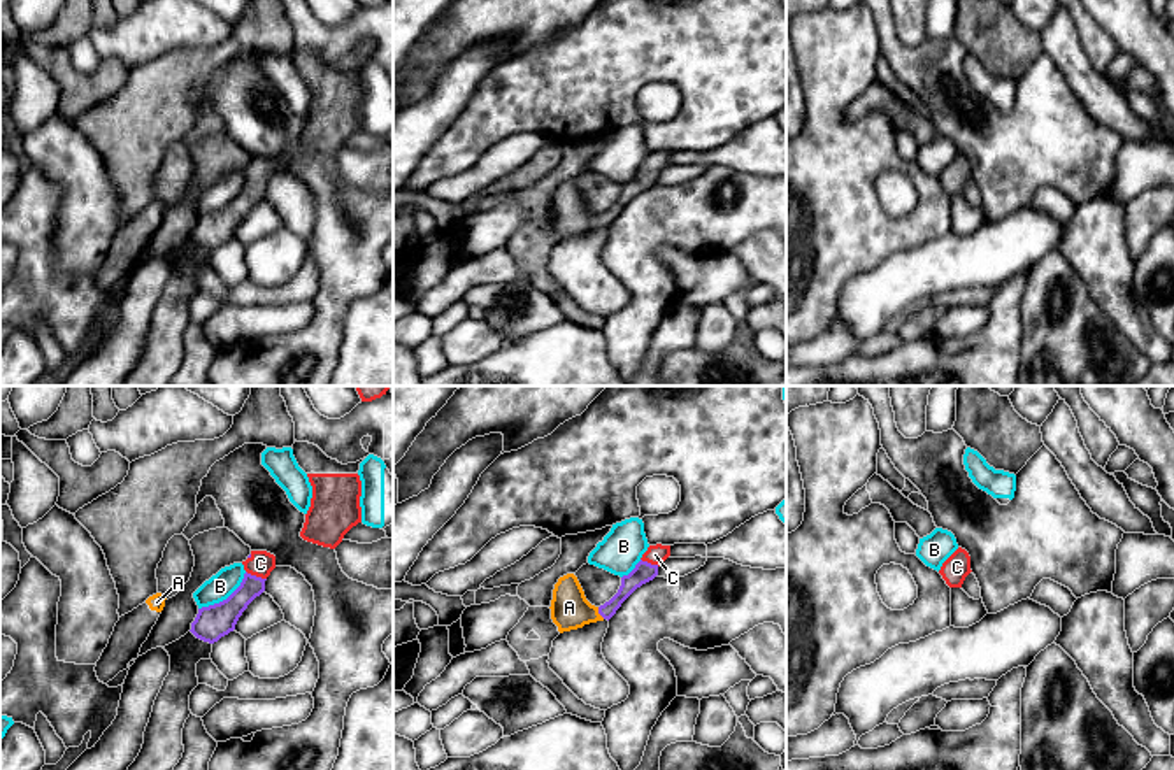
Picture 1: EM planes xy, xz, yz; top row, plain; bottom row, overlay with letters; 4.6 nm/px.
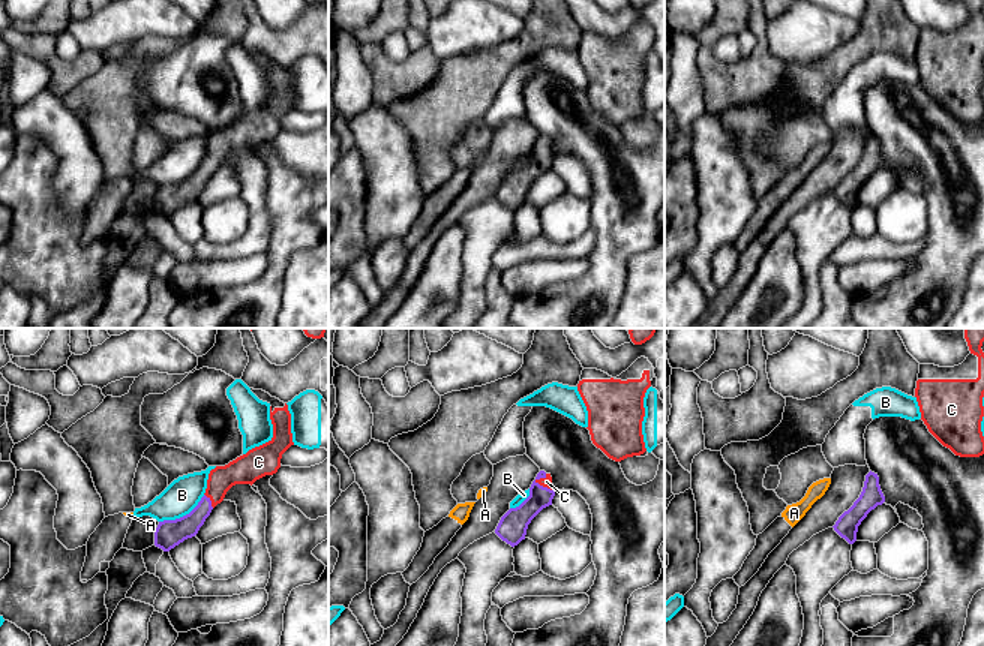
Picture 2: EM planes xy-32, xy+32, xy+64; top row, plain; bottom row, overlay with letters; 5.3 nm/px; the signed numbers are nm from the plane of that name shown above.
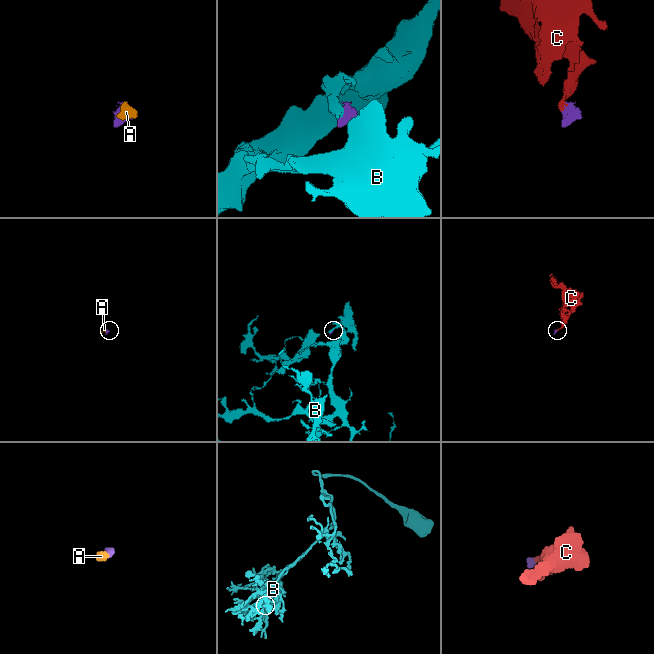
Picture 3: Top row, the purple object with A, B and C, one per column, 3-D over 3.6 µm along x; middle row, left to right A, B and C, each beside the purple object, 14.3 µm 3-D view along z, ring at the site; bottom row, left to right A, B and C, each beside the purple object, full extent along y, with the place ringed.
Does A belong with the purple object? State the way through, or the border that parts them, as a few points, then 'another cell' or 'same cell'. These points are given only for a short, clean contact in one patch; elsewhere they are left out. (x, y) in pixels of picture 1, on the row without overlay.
way xz (639, 183), (599, 220), (579, 220), (569, 214); same cell

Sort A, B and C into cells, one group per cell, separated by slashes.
A C / B

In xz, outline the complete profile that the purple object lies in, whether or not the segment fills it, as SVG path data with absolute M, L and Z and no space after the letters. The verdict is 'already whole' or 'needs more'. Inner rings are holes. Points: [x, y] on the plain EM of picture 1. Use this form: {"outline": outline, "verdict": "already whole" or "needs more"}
{"outline": "M649 153L635 175L621 184L618 200L600 214L591 212L574 181L558 186L553 196L551 226L558 239L570 239L584 232L611 226L621 210L642 191L658 182L658 174L670 163L670 153Z", "verdict": "needs more"}

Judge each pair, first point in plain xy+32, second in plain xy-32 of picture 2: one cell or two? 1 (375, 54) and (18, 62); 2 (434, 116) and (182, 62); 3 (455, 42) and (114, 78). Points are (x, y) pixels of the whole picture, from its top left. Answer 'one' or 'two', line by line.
1: two
2: two
3: two

